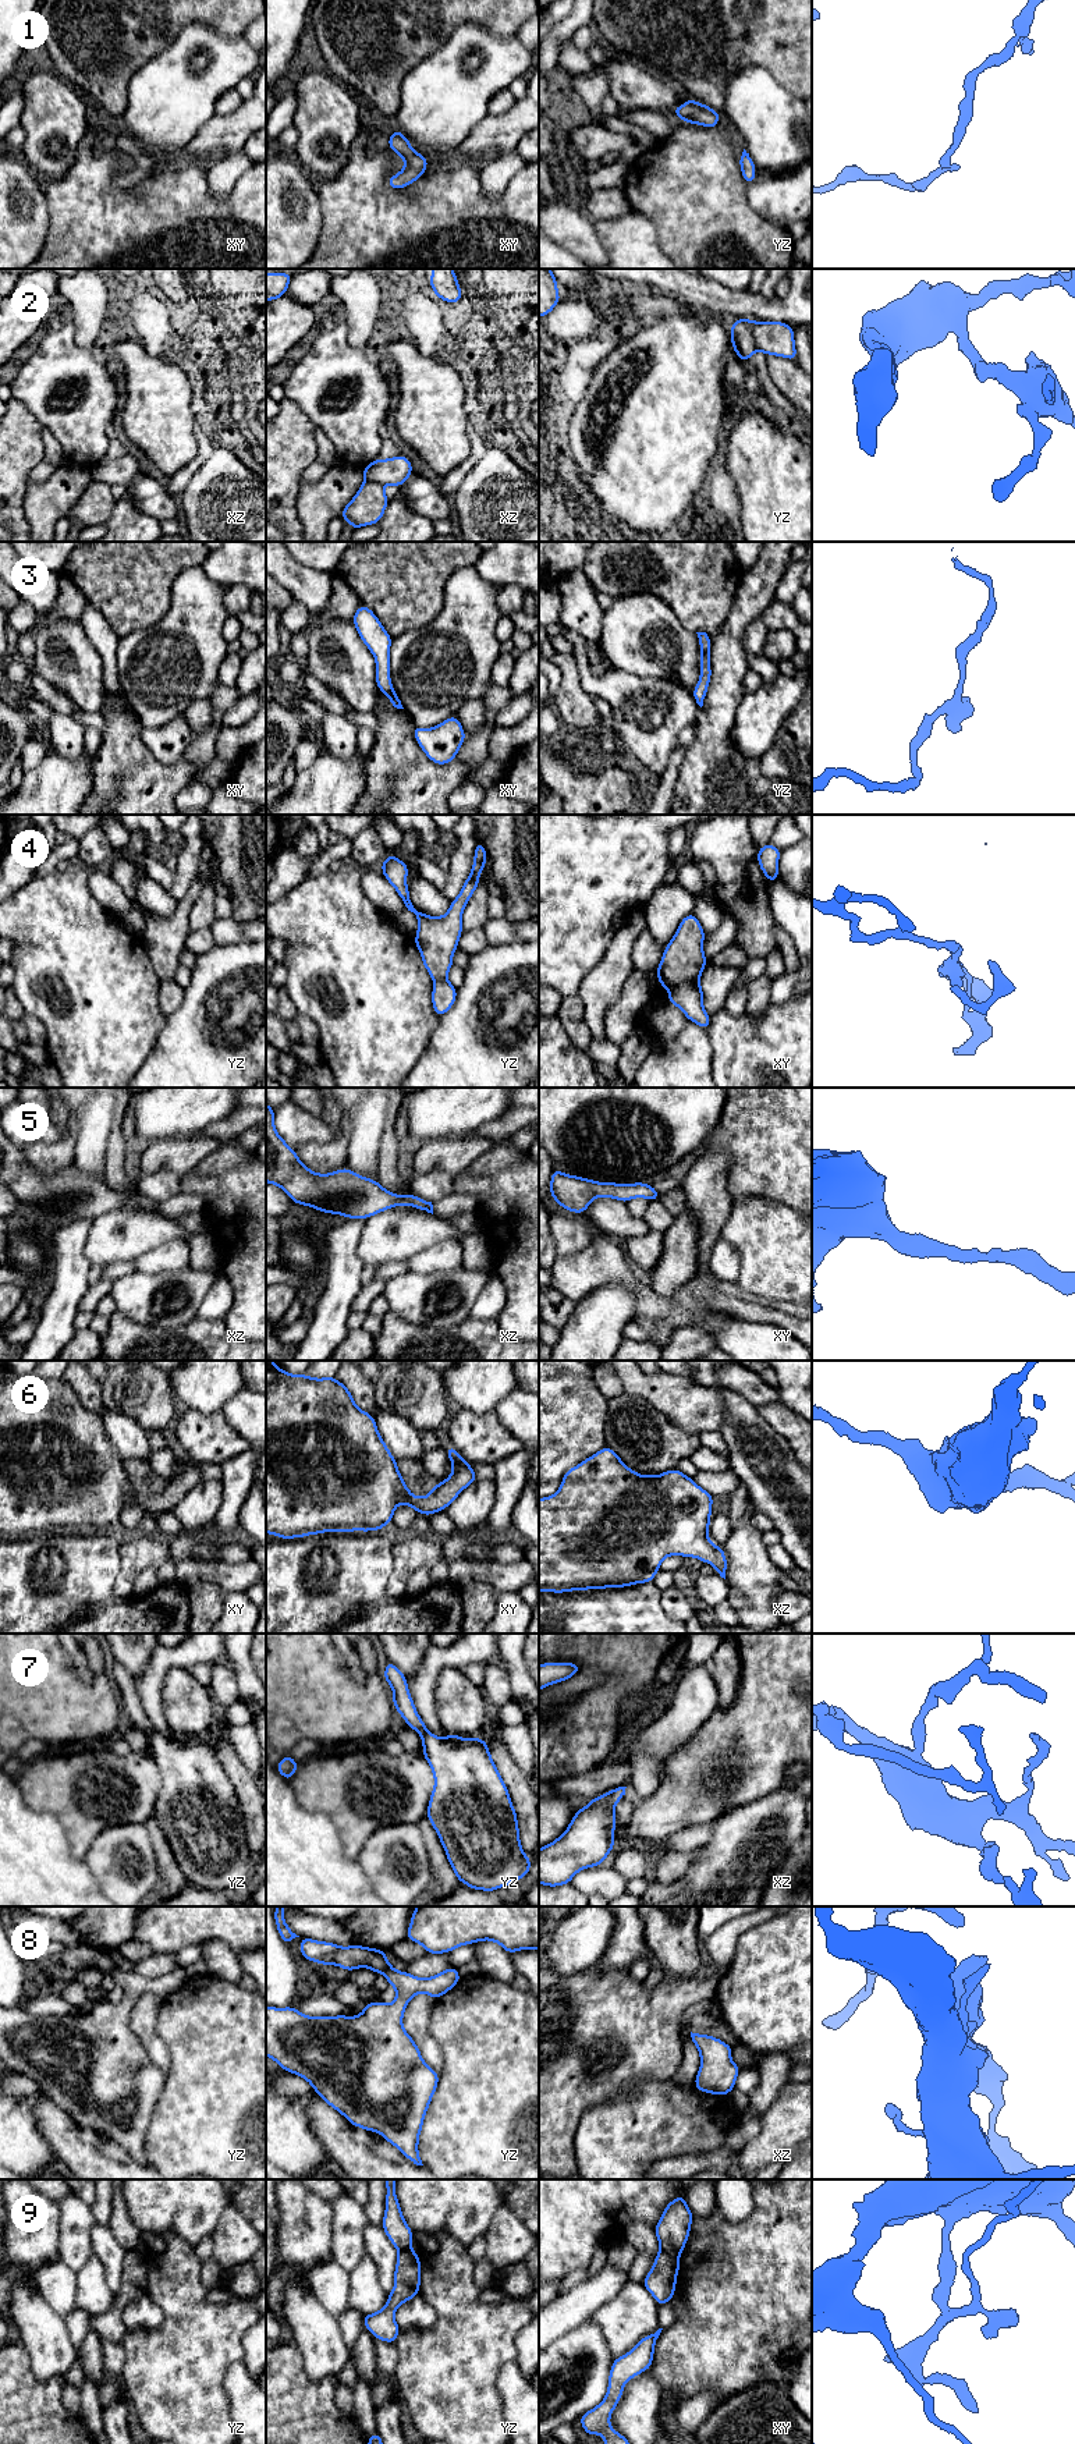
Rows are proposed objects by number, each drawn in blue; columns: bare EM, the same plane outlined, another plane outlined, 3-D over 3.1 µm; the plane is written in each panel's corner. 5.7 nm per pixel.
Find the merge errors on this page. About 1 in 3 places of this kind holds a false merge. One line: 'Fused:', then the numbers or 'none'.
Fused: 2, 4, 9

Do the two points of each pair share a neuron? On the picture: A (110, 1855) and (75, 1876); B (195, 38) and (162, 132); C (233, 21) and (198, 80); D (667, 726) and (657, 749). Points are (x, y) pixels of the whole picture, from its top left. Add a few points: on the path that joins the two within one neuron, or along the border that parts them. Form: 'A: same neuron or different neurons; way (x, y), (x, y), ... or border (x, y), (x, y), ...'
A: different neurons; border (84, 1859), (103, 1891)
B: same neuron; way (183, 61), (183, 84), (166, 109)
C: different neurons; border (194, 24), (208, 24), (227, 36), (242, 35)
D: same neuron; way (662, 731), (657, 735), (657, 744)

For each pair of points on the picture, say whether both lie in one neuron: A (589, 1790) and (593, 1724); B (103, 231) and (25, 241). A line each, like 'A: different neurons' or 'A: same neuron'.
A: different neurons
B: different neurons

